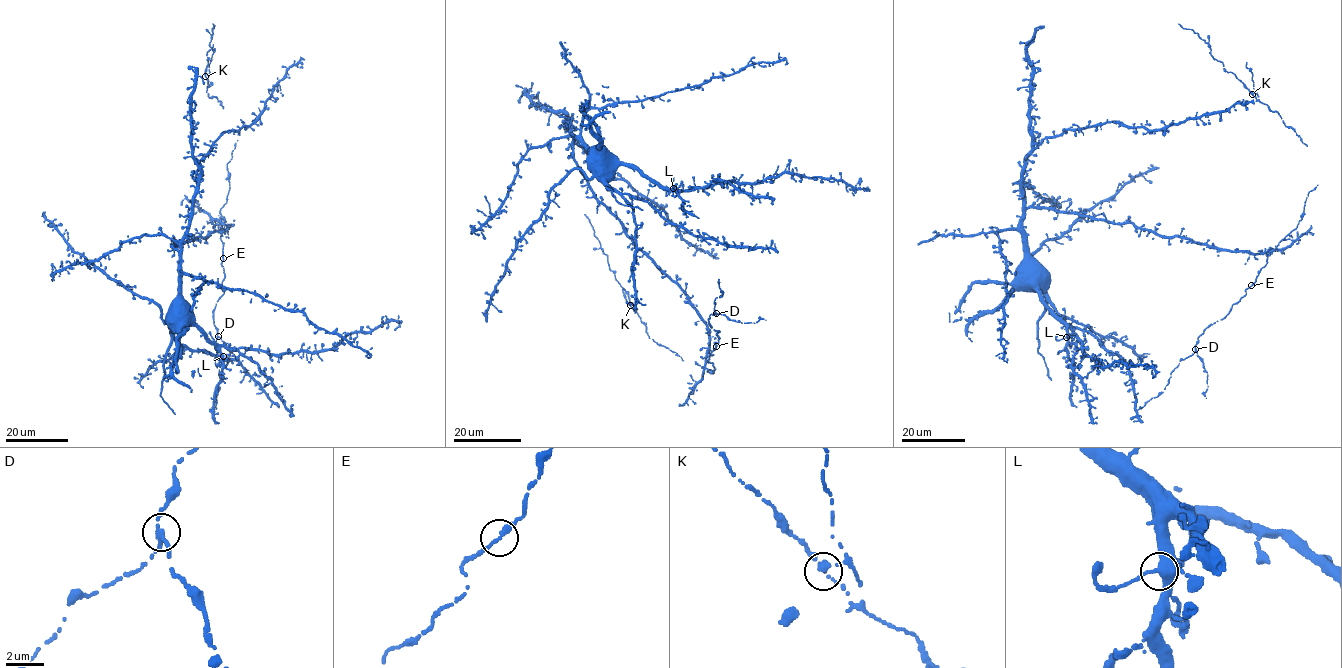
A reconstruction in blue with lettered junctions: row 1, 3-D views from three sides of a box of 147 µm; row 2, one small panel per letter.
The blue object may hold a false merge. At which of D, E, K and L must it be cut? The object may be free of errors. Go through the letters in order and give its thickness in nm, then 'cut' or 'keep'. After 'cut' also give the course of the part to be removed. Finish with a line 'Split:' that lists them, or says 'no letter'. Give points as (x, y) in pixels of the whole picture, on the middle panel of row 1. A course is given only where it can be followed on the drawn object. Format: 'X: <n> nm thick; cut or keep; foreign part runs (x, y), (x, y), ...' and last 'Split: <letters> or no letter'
D: 200 nm thick; cut; foreign part runs (717, 313), (744, 323), (765, 320)
E: 240 nm thick; keep
K: 100 nm thick; keep
L: 320 nm thick; keep
Split: D

